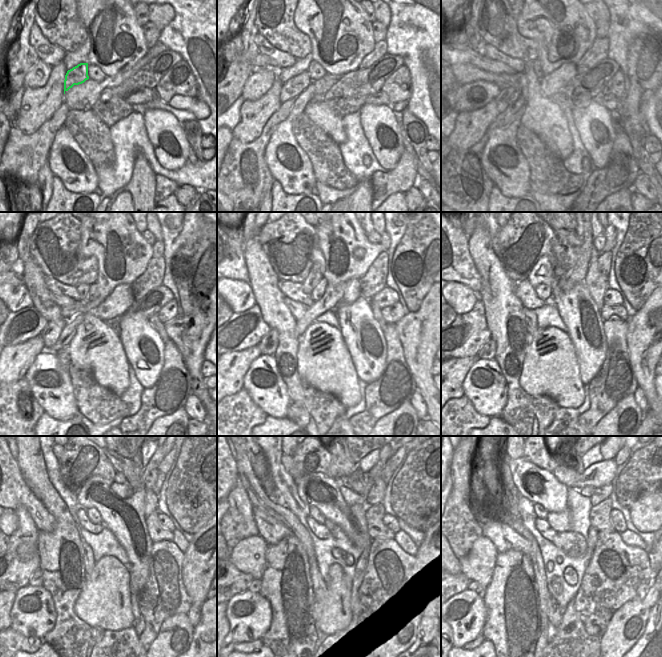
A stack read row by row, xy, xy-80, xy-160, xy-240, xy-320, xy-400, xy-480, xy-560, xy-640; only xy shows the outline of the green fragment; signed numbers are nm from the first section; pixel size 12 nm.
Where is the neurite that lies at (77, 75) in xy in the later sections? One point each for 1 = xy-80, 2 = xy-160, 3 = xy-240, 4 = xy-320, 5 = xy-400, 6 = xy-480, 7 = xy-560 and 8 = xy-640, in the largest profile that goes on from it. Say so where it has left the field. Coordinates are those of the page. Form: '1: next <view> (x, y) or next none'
1: next xy-80 (292, 88)
2: next xy-160 (506, 96)
3: next xy-240 (50, 334)
4: next xy-320 (268, 344)
5: next xy-400 (488, 351)
6: next xy-480 (36, 579)
7: next xy-560 (255, 586)
8: next xy-640 (473, 586)

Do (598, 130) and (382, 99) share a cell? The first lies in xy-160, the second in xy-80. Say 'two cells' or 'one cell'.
two cells

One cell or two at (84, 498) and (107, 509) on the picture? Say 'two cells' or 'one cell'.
one cell

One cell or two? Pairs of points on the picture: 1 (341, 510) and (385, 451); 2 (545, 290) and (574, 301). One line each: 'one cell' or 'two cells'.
1: two cells
2: two cells

